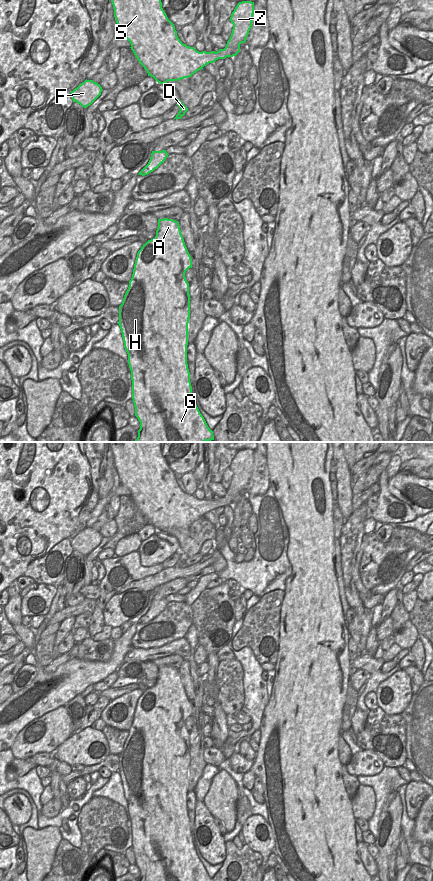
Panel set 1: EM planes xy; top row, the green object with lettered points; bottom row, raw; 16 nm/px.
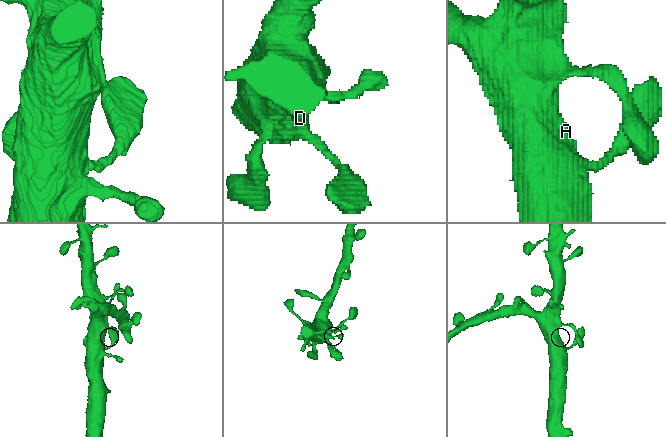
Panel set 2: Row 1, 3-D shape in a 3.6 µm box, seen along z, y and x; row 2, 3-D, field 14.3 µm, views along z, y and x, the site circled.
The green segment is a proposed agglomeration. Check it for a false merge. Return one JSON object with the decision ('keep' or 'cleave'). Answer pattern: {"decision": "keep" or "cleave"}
{"decision": "keep"}

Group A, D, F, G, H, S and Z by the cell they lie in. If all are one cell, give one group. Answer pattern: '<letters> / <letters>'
A D F G H S Z

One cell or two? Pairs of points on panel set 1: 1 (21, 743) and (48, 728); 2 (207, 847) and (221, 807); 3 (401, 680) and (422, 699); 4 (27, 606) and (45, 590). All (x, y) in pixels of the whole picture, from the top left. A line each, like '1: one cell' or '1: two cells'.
1: one cell
2: two cells
3: two cells
4: one cell

